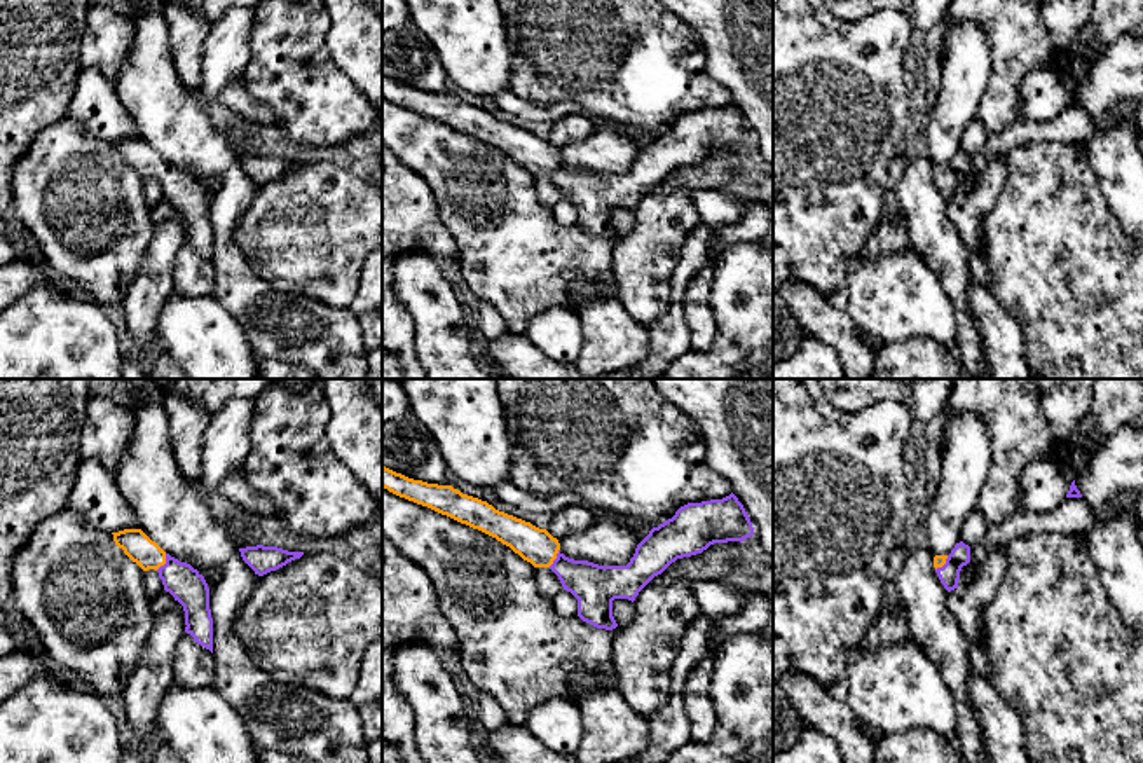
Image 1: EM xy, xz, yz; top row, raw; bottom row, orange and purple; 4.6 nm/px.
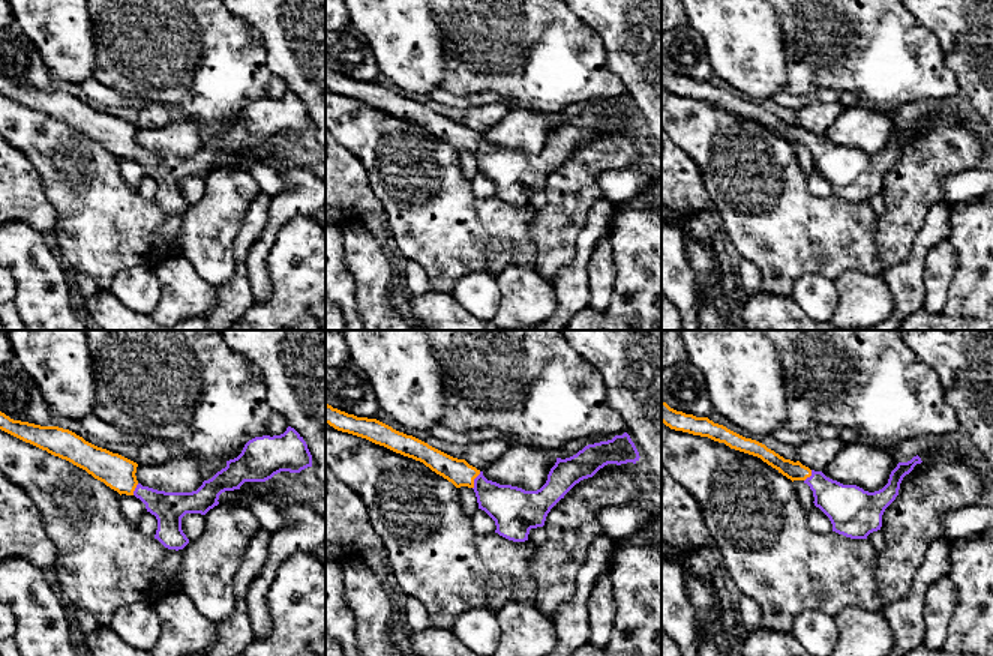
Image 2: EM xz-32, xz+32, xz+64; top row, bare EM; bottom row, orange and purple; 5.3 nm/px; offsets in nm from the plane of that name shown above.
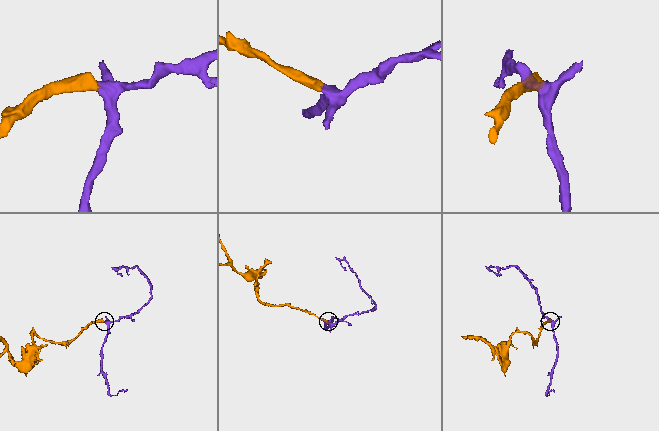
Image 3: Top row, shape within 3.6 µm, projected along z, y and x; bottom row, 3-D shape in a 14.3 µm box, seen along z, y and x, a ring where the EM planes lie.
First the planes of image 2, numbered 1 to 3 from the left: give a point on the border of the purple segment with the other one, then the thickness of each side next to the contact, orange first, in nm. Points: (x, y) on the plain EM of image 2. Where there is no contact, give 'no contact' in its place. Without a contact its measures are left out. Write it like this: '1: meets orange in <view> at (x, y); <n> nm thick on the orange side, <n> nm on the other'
1: meets orange in xz-32 at (134, 153); 180 nm thick on the orange side, 170 nm on the other
2: meets orange in xz+32 at (473, 144); 140 nm thick on the orange side, 220 nm on the other
3: meets orange in xz+64 at (809, 140); 100 nm thick on the orange side, 220 nm on the other

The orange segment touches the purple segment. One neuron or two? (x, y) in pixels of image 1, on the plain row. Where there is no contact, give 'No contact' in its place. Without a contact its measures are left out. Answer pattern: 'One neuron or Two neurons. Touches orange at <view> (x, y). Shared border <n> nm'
One neuron. Touches orange at xy (164, 171). Shared border 90 nm

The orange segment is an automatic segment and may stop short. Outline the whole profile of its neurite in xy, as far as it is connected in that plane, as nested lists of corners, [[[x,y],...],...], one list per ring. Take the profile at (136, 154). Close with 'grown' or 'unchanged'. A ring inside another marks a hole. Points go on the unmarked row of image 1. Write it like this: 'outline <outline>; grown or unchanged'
outline [[[124,138],[112,143],[115,154],[143,180],[155,178],[159,182],[164,199],[183,215],[185,241],[213,262],[213,227],[204,185],[190,173],[166,162],[141,138]]]; grown

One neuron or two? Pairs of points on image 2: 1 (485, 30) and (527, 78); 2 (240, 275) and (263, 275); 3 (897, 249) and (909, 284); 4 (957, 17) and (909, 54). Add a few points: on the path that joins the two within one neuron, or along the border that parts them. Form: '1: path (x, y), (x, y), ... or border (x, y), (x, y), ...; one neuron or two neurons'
1: path (497, 42), (521, 66); one neuron
2: border (257, 240), (246, 260), (246, 275), (254, 300); two neurons
3: border (918, 230), (911, 252), (881, 275); two neurons
4: border (912, 15), (936, 39), (944, 62), (950, 68); two neurons

